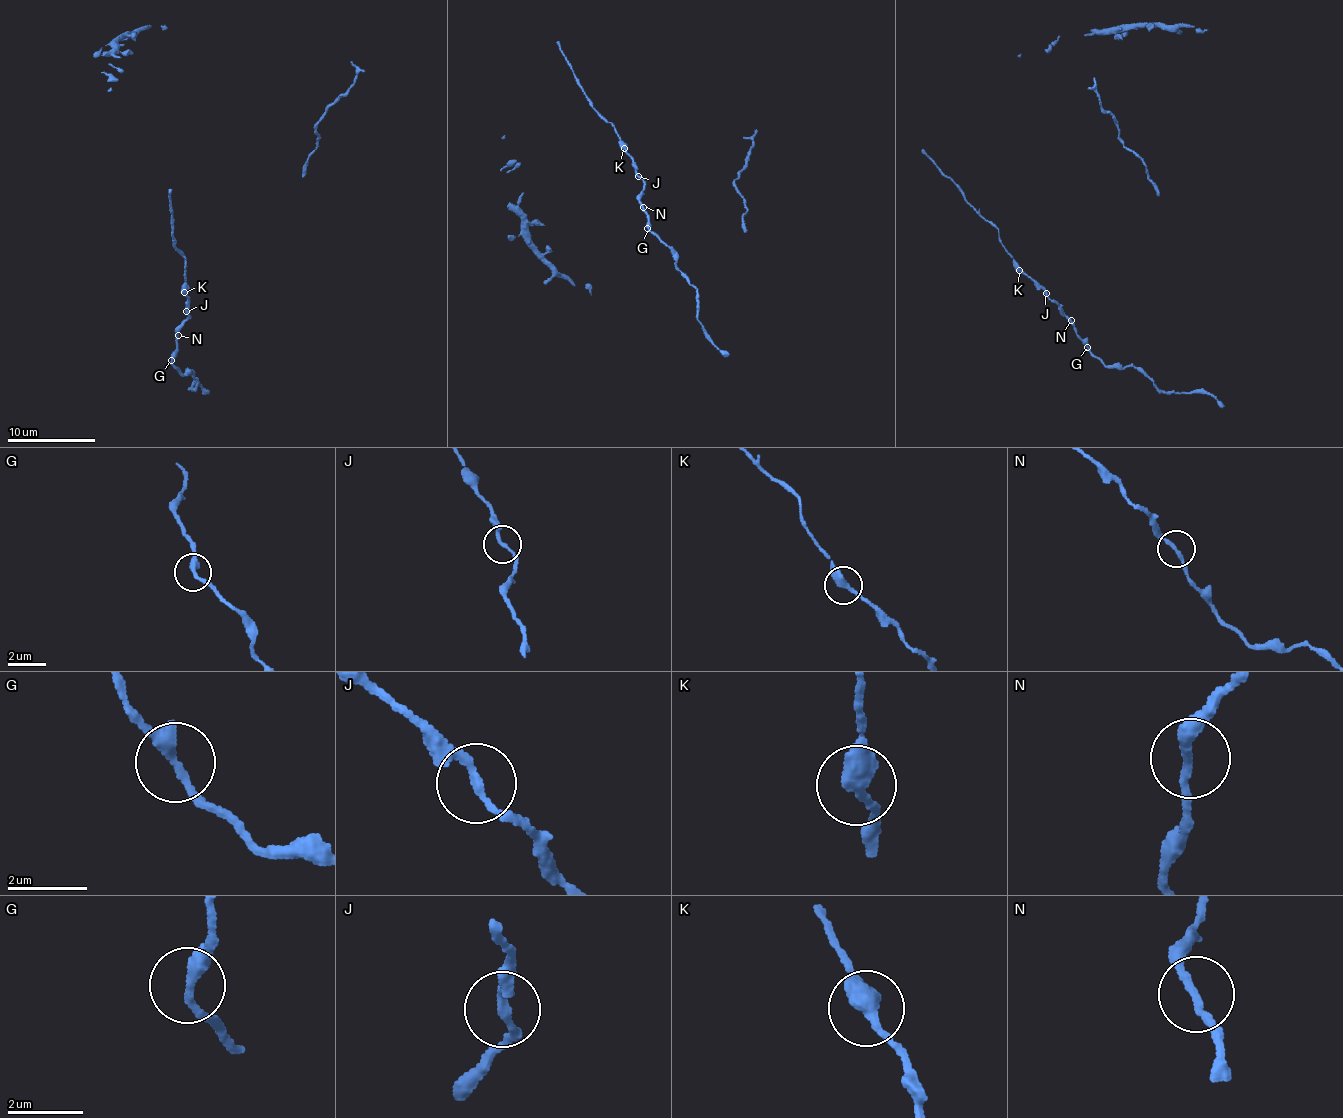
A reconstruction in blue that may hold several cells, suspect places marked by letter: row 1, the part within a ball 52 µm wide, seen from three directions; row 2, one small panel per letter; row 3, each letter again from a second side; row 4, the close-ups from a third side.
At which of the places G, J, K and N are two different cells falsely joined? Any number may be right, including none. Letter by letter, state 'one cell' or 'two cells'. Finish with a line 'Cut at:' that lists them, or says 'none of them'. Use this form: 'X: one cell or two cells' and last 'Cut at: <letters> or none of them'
G: one cell
J: one cell
K: one cell
N: one cell
Cut at: none of them

